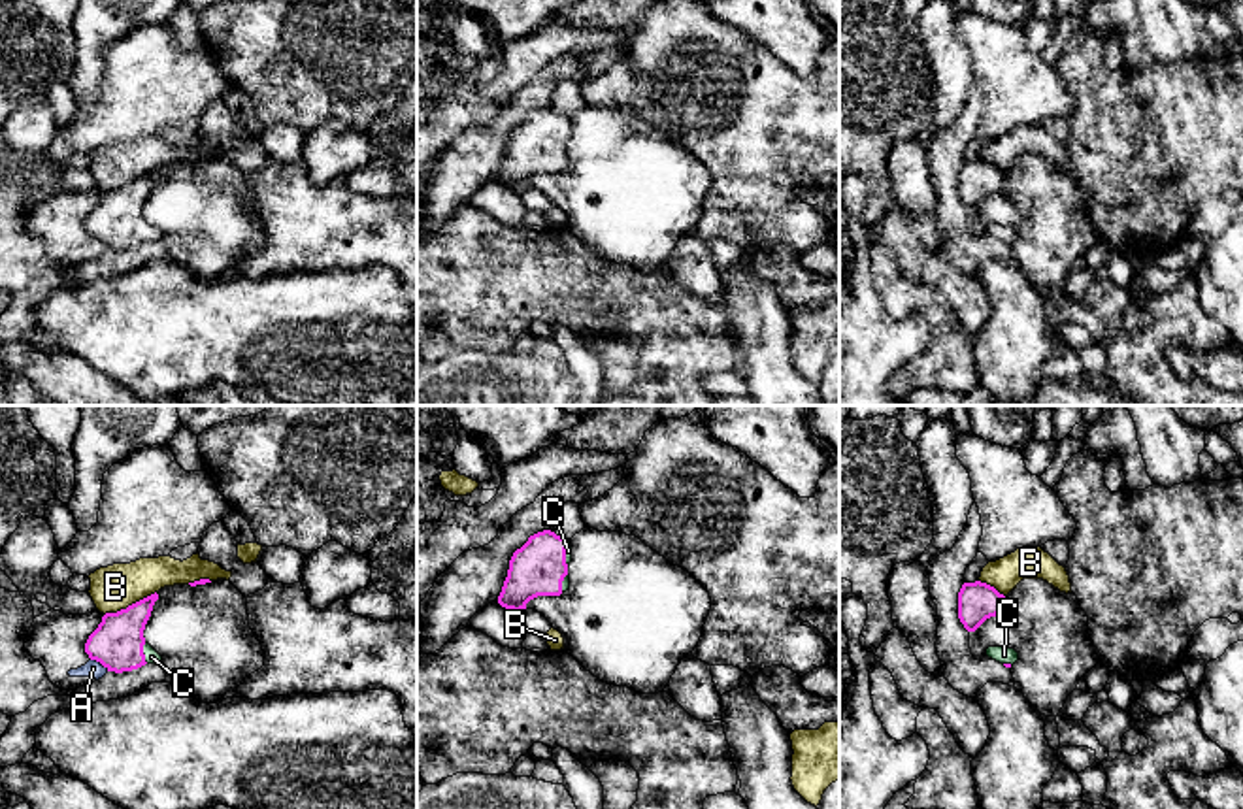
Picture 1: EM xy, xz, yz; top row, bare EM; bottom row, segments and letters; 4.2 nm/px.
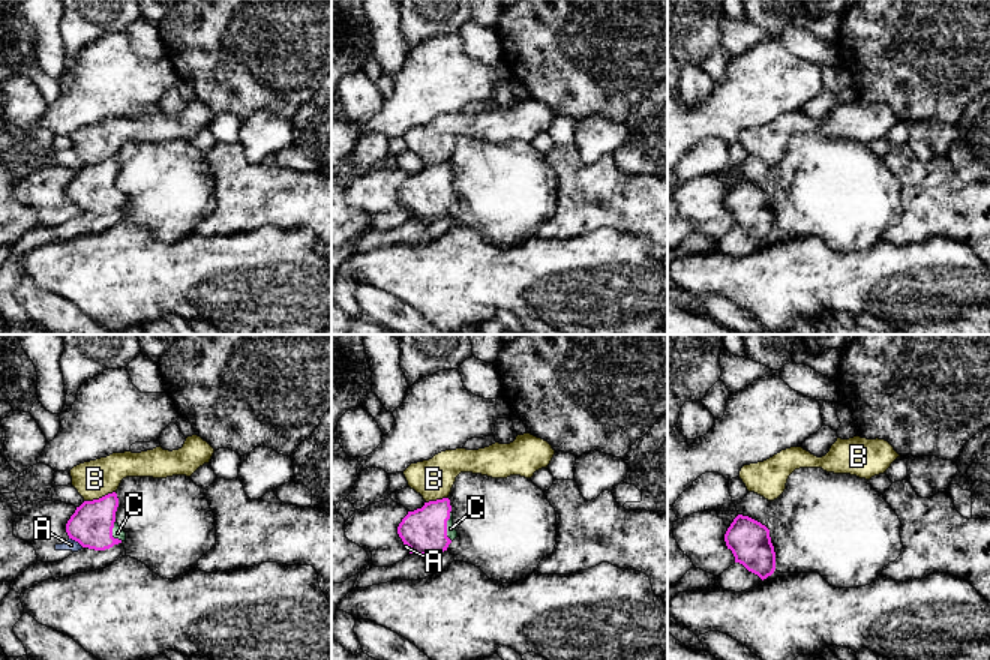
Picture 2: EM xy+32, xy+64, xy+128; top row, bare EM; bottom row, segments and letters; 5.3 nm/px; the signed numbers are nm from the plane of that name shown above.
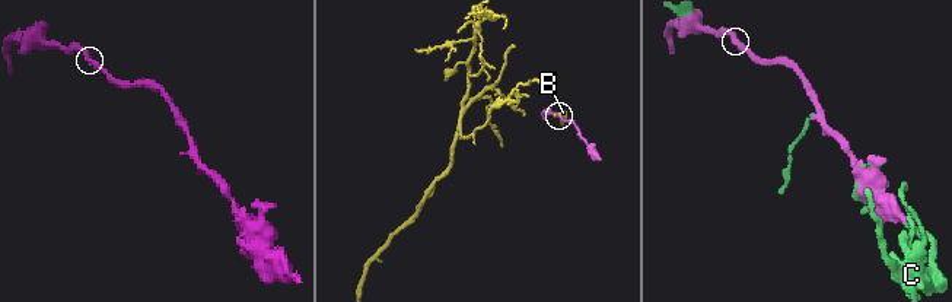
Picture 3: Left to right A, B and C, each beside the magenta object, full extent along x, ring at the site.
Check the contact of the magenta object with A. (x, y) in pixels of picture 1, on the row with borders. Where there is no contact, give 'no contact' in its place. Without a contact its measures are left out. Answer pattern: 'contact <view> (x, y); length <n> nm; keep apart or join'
contact xy (100, 662); length 90 nm; keep apart

